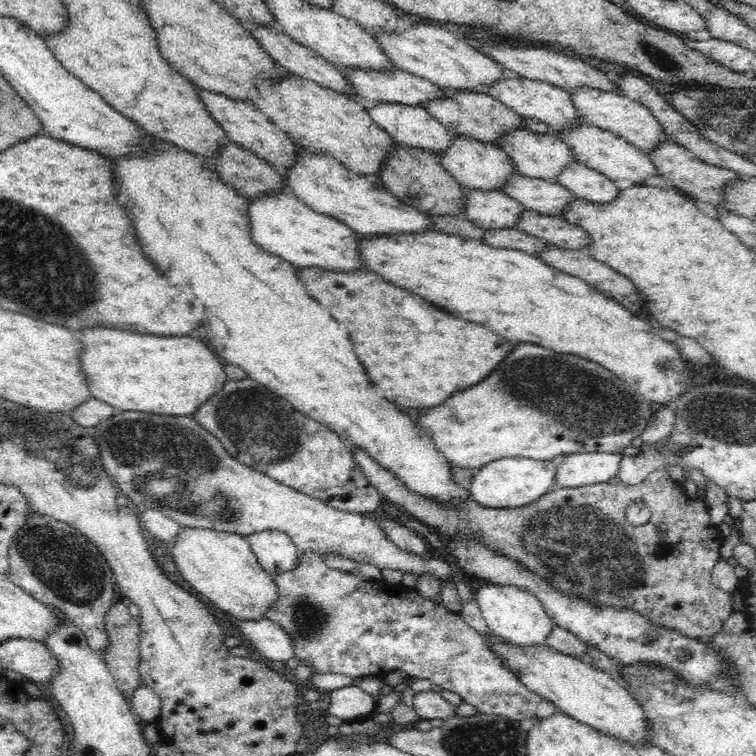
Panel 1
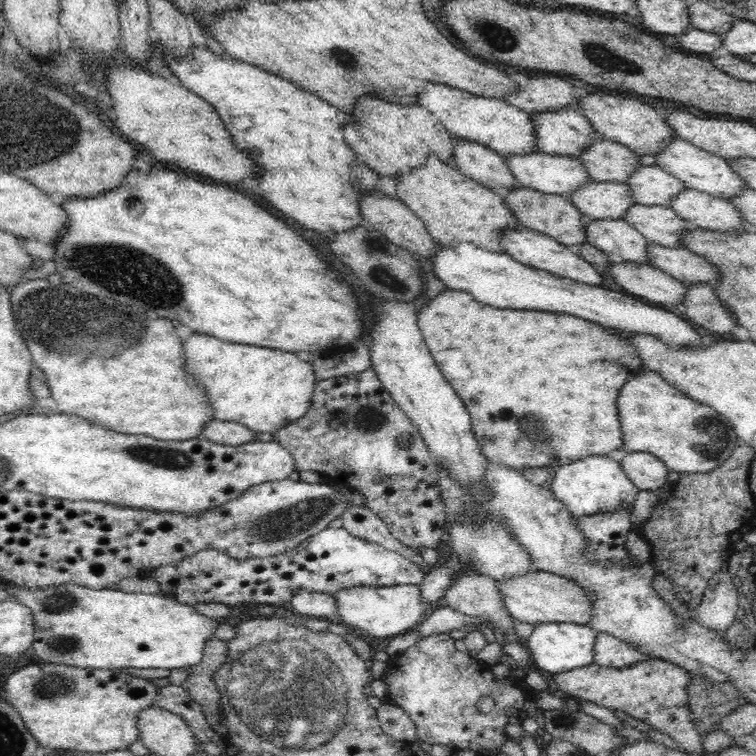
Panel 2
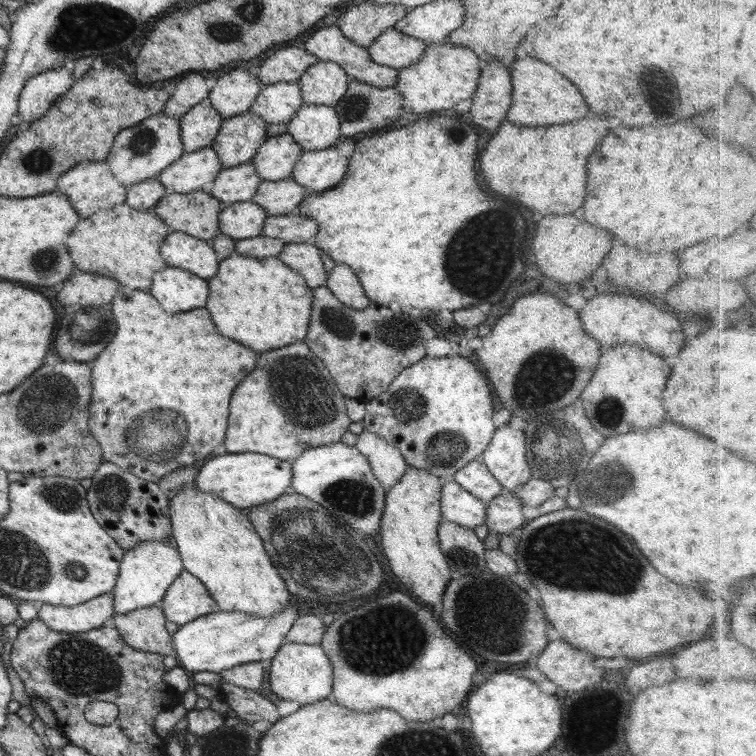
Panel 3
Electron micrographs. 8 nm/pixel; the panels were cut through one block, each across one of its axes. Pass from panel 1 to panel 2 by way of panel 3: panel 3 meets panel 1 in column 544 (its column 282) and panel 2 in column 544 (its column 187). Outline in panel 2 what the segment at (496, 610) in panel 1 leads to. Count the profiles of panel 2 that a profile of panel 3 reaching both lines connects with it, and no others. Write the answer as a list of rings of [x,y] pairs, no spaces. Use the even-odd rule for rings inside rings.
[[[551,623],[534,625],[527,642],[524,643],[531,655],[536,669],[542,669],[550,674],[570,672],[576,668],[594,665],[596,631],[592,627],[571,623]]]

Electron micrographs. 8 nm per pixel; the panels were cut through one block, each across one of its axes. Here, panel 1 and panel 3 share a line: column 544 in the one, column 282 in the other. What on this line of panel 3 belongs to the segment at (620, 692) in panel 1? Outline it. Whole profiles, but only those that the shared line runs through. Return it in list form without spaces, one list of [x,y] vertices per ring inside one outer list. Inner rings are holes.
[[[284,642],[271,659],[268,682],[270,690],[285,700],[296,700],[301,707],[332,697],[333,666],[319,644],[296,644]]]

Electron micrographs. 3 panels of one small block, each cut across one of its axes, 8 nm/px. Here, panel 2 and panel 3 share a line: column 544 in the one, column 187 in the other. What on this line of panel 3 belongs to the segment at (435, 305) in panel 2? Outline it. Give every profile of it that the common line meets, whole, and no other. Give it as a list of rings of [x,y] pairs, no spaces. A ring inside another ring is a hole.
[[[122,285],[109,306],[118,330],[114,340],[92,361],[88,428],[102,449],[104,461],[157,483],[165,474],[192,466],[223,444],[232,390],[252,372],[258,354],[220,336],[206,307],[172,314],[166,312],[149,292]]]

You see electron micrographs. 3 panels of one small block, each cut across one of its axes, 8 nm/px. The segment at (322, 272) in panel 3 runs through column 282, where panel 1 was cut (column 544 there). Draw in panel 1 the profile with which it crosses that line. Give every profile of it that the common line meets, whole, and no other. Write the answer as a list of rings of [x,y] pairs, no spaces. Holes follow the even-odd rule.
[[[552,245],[545,251],[539,252],[537,257],[562,274],[569,274],[586,281],[608,298],[620,302],[622,306],[628,306],[630,310],[640,308],[640,304],[632,304],[638,302],[640,298],[638,292],[634,290],[634,284],[628,278],[622,278],[618,272],[614,272],[603,262],[594,260],[589,256],[587,249],[570,250]]]

